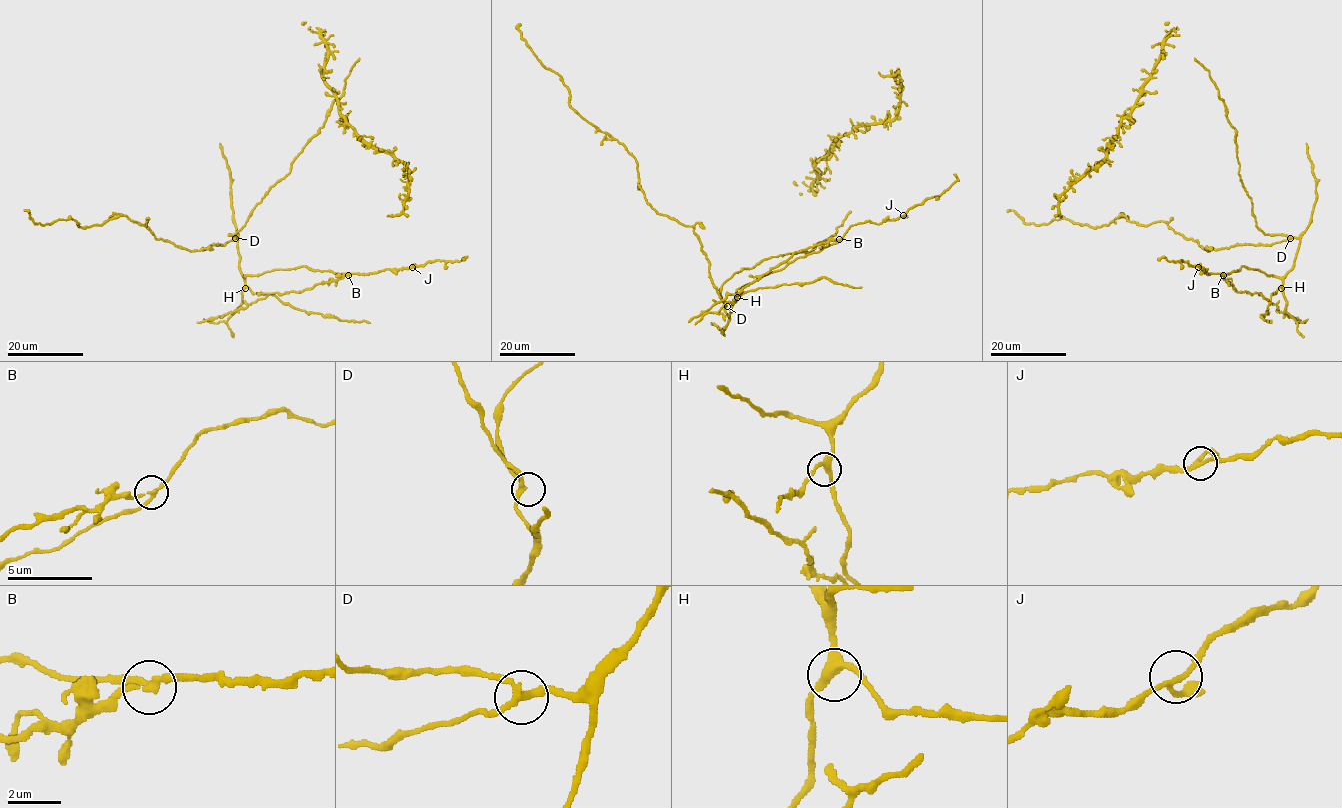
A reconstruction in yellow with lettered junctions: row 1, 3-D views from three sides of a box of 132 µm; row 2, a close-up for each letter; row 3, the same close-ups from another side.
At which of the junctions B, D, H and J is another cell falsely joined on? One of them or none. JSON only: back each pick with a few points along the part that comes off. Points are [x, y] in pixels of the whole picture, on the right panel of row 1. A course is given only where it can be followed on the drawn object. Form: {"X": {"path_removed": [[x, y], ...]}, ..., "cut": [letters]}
{"B": {"path_removed": [[1223, 274], [1238, 291], [1258, 292], [1280, 312], [1305, 322]]}, "cut": ["B"]}

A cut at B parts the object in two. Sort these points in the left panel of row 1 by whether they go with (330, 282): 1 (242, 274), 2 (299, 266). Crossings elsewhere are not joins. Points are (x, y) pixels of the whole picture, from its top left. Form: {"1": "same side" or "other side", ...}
{"1": "other side", "2": "other side"}

